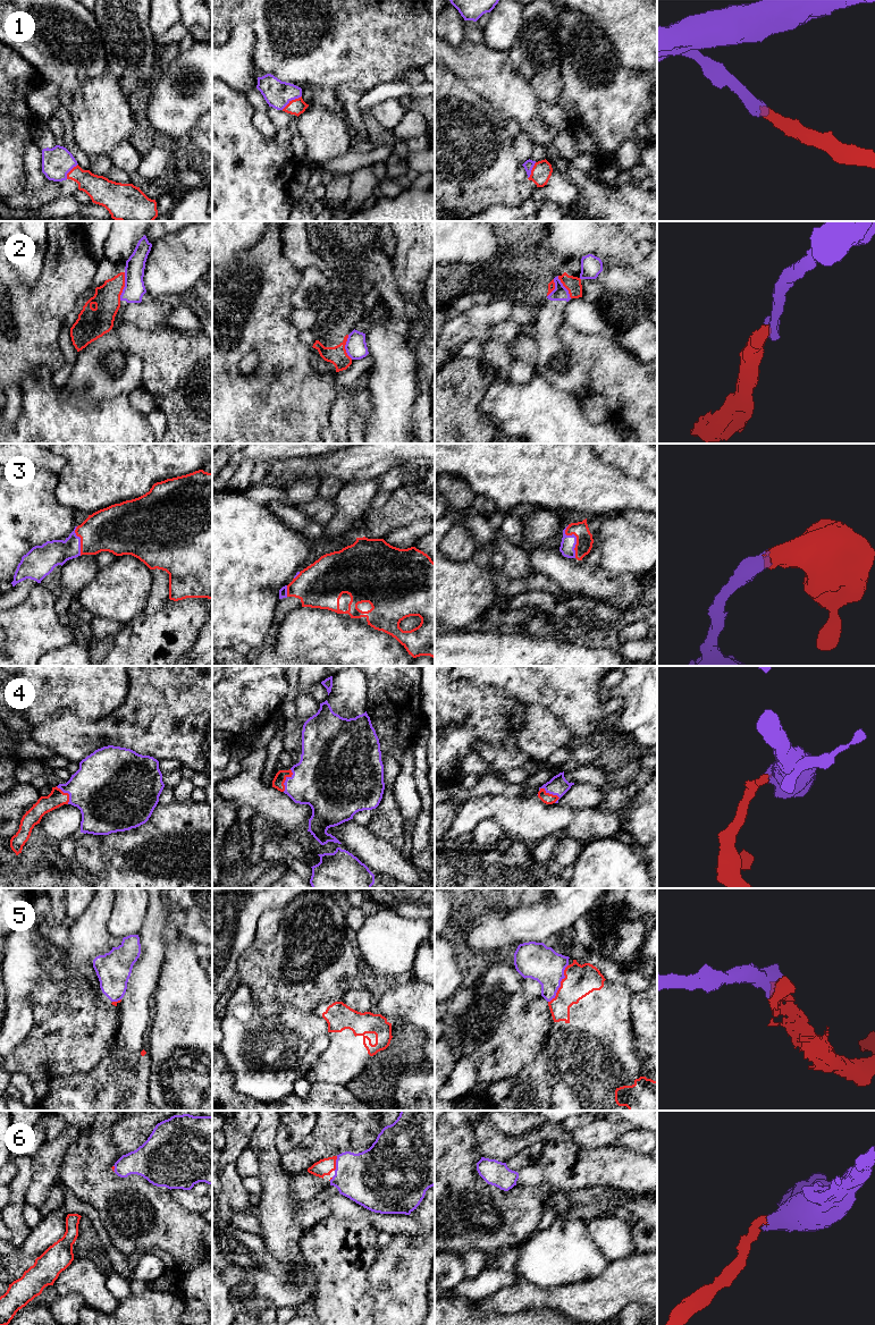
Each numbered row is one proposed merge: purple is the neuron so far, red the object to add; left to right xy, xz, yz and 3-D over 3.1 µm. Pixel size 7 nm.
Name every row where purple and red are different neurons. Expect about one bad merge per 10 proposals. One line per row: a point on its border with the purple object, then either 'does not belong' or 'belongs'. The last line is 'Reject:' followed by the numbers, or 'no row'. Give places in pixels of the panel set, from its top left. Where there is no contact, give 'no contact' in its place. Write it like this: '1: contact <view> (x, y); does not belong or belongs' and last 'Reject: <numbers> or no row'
1: contact xz (291, 100); belongs
2: contact xy (125, 286); does not belong
3: contact yz (575, 538); belongs
4: contact yz (549, 793); belongs
5: contact yz (560, 984); belongs
6: contact xz (336, 1163); belongs
Reject: 2

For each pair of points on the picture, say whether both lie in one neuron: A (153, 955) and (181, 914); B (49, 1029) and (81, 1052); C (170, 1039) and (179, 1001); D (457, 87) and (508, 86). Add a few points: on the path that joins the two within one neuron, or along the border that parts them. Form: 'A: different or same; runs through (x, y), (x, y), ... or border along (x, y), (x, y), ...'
A: different; border along (165, 900), (168, 920)
B: same; runs through (57, 1029), (73, 1044)
C: same; runs through (179, 1030), (179, 1010)
D: different; border along (467, 84), (490, 103)

